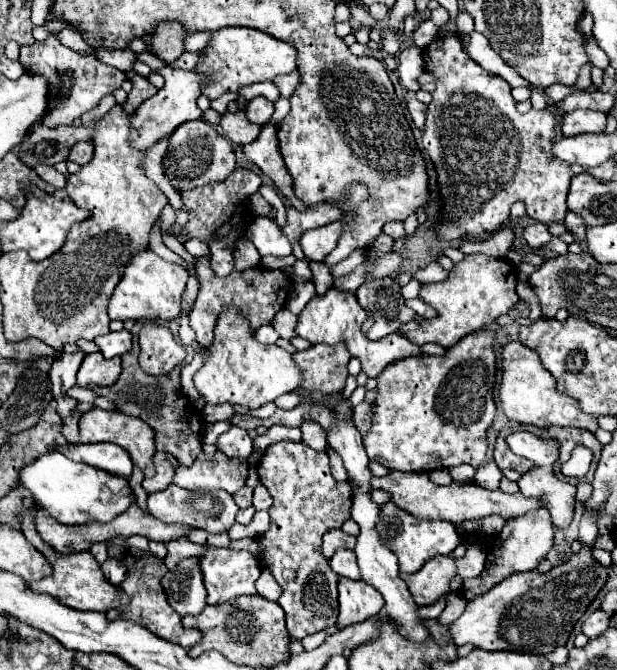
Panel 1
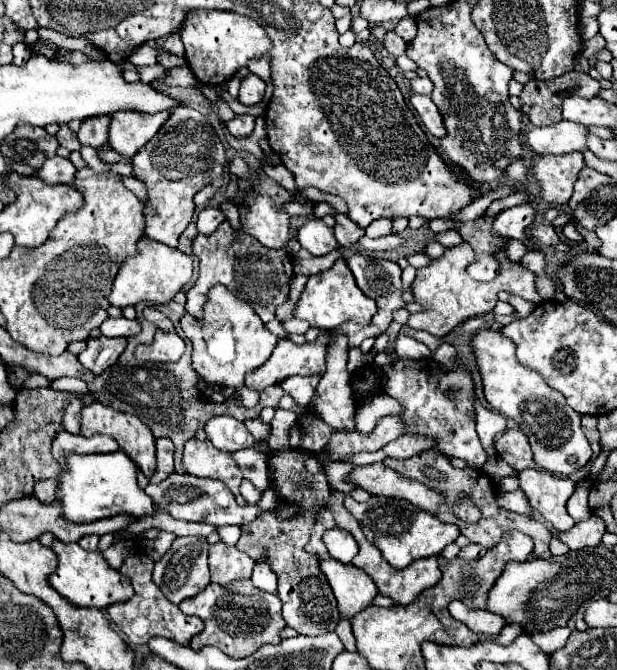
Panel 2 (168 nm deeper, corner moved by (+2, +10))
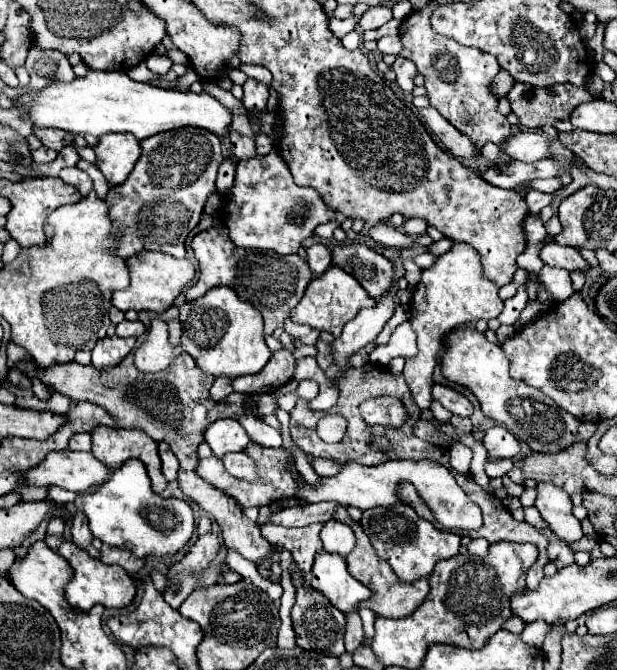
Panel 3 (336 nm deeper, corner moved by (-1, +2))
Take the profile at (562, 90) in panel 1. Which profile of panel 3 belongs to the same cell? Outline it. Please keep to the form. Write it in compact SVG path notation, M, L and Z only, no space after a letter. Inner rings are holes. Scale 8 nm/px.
M500 70L498 76L492 80L490 92L494 92L494 96L500 100L500 98L504 98L508 94L508 90L512 88L512 84L514 84L514 78L506 70Z

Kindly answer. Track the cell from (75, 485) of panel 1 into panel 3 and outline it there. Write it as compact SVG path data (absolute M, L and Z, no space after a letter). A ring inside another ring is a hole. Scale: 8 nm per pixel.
M134 458L126 460L118 470L114 470L110 480L106 480L94 494L76 498L76 506L88 516L92 536L102 540L102 544L106 544L110 548L130 550L138 558L172 556L188 544L188 540L192 538L192 532L194 532L194 512L192 512L190 504L184 500L178 500L178 498L162 498L160 494L156 494L150 486L150 478L146 474L144 464Z

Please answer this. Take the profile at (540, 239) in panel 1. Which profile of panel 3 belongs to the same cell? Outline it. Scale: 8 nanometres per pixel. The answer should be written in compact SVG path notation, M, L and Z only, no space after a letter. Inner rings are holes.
M546 244L540 252L540 258L544 260L544 264L554 266L554 268L564 268L568 272L588 272L588 262L580 256L580 252L576 248L570 246L560 246L560 244Z

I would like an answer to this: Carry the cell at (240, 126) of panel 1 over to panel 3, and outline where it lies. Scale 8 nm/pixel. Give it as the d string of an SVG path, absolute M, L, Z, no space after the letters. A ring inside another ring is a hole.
M230 132L230 142L232 142L230 150L238 160L248 160L256 156L256 144L252 138L246 138L238 132Z

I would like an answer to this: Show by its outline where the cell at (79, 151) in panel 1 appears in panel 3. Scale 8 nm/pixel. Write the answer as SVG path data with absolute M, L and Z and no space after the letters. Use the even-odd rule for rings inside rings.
M32 126L32 134L34 134L44 146L60 152L60 150L62 150L62 138L64 138L66 132L58 130L58 128L34 128L34 126Z

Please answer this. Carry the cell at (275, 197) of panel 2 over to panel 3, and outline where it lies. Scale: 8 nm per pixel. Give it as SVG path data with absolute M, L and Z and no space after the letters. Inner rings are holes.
M276 150L268 156L238 162L234 184L224 194L222 216L234 244L242 248L274 250L278 254L296 254L302 240L310 238L318 224L336 220L336 212L324 204L314 188L294 184L288 164Z

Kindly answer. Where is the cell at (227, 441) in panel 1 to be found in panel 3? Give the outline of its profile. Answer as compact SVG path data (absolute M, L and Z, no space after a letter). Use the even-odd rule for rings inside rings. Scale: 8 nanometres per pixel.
M224 418L210 424L210 428L204 432L204 440L218 458L222 458L226 452L242 452L250 442L246 430L234 418Z

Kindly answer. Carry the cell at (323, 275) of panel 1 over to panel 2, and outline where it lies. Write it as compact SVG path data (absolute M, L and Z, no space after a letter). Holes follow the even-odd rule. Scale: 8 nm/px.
M337 213L335 216L334 234L339 246L350 247L365 235L365 230L346 215Z

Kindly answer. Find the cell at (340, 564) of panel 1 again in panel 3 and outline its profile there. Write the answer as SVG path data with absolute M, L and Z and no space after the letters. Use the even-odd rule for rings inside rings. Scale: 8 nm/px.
M328 520L320 532L320 538L324 542L326 552L334 552L340 556L346 556L354 548L354 532L348 524L342 524L338 520Z

